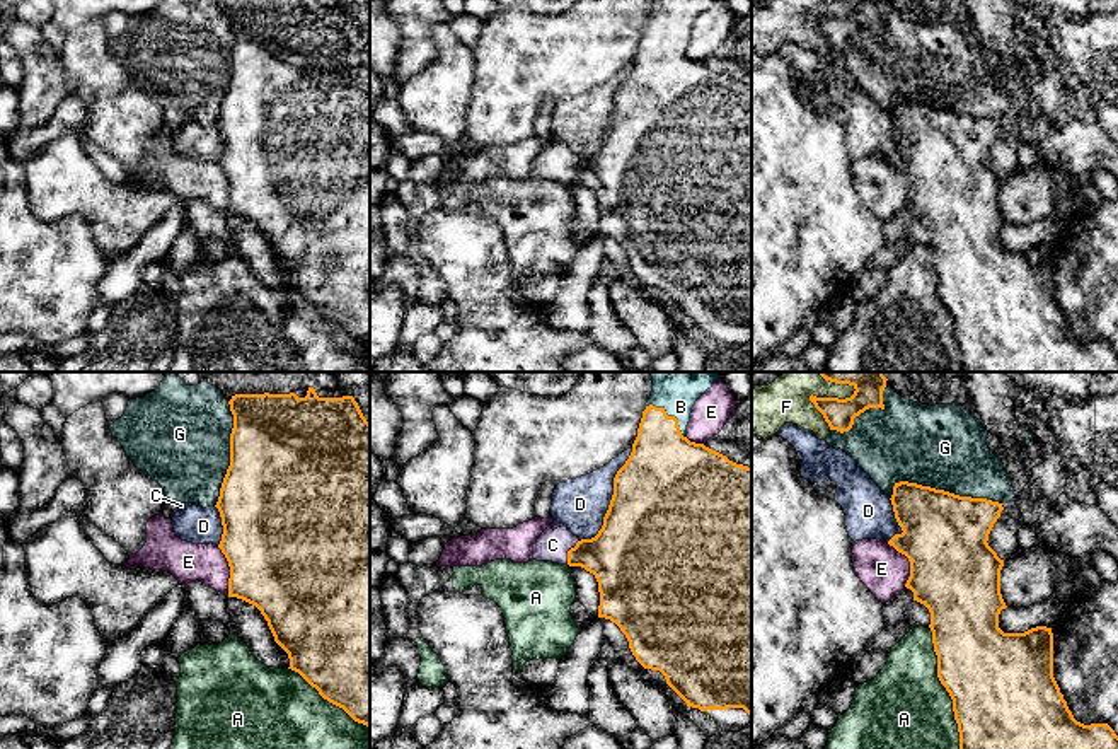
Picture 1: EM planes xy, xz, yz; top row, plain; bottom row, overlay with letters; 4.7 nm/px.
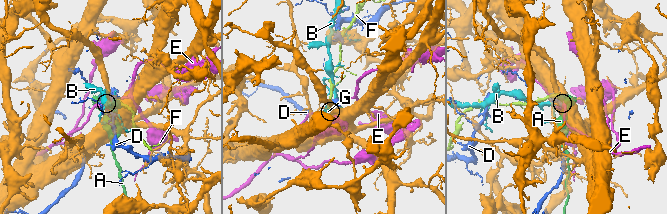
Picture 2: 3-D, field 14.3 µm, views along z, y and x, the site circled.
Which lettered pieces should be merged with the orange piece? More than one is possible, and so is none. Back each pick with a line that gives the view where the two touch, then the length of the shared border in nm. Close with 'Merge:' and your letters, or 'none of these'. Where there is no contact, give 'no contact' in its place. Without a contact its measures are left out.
B: xz | 240 nm
C: xz | 140 nm
Merge: B, C

